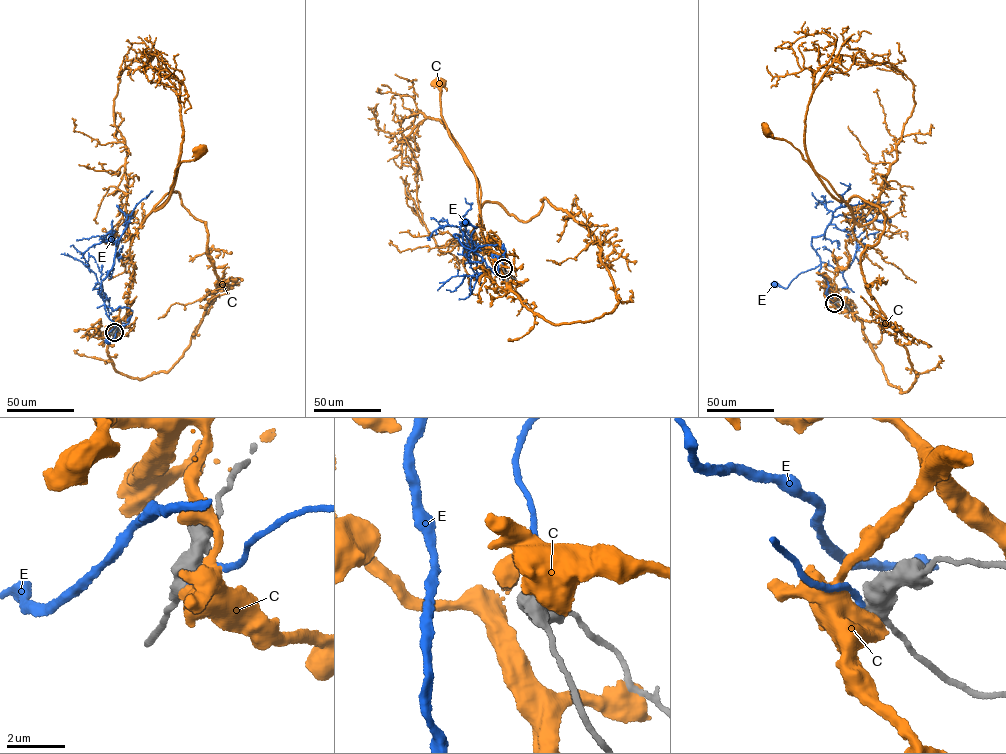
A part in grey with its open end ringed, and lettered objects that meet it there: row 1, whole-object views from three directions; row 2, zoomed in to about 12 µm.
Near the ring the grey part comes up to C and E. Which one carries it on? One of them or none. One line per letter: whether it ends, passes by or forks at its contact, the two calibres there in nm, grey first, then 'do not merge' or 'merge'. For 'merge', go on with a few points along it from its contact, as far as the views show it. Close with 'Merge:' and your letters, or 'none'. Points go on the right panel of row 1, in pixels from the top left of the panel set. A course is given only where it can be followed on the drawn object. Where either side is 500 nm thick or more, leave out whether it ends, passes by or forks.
C: 500 nm thick on the grey side, 850 nm on the other; do not merge
E: 500 nm thick on the grey side, 200 nm on the other; merge; it runs (834, 303), (828, 298), (826, 279), (818, 274), (820, 265), (798, 274), (787, 287), (775, 284)
Merge: E

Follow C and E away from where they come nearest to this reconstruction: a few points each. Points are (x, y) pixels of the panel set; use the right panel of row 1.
C: (834, 303), (862, 322), (888, 383), (907, 391), (907, 350), (861, 271), (884, 215), (845, 201), (766, 127)
E: (834, 303), (828, 298), (826, 279), (818, 274), (820, 265), (798, 274), (787, 287), (775, 284)

